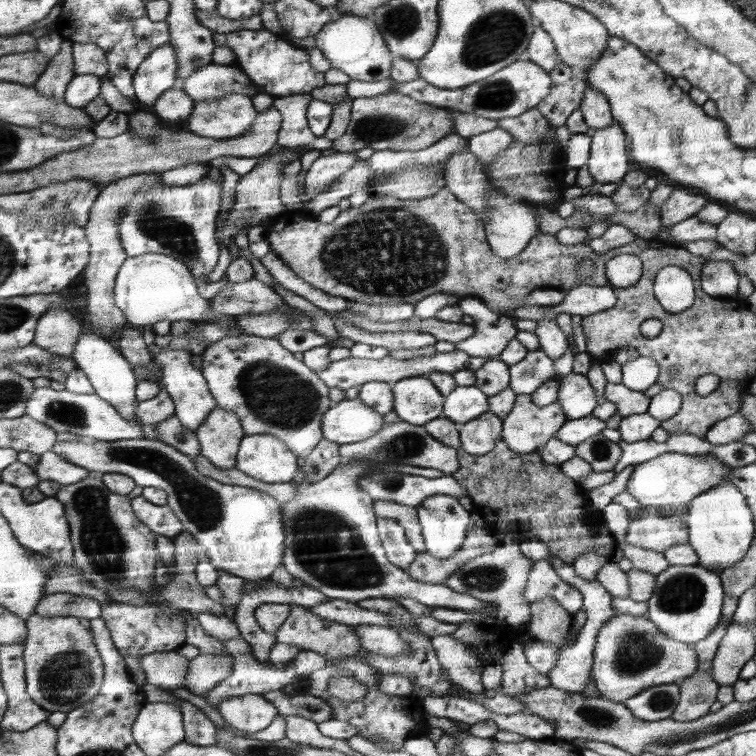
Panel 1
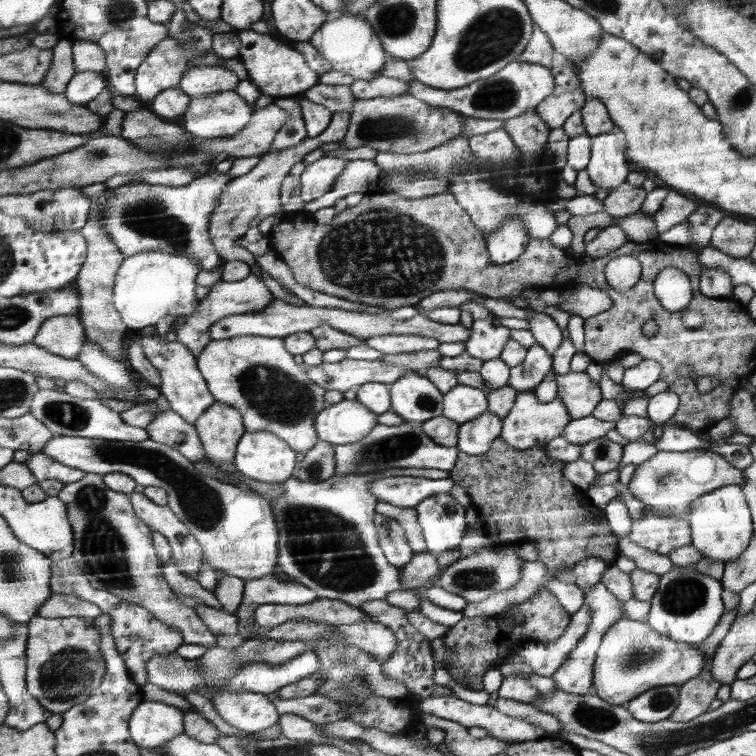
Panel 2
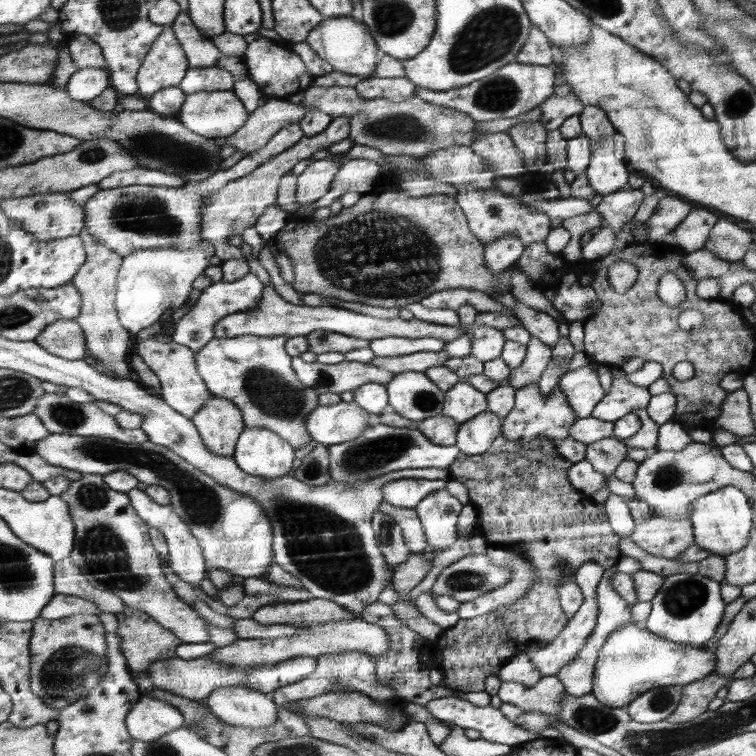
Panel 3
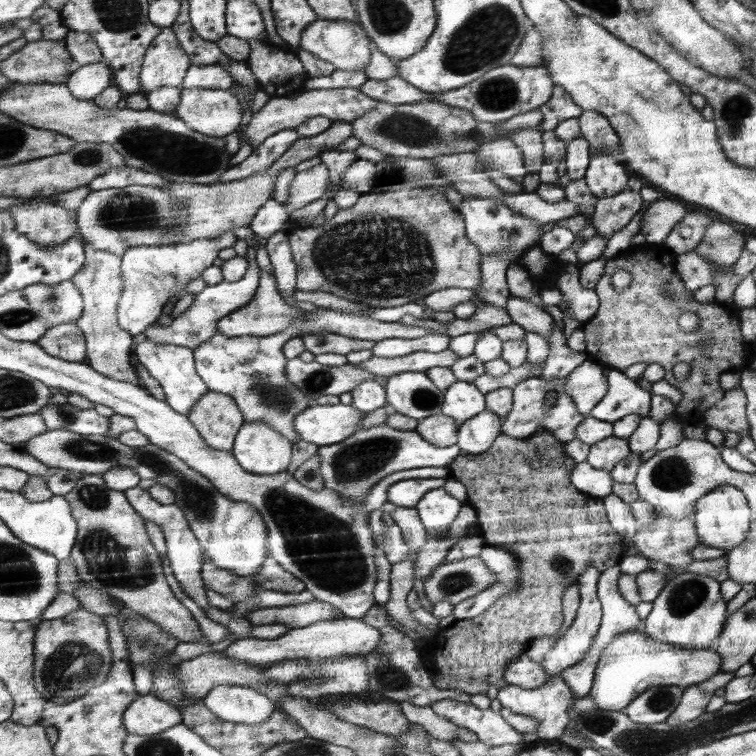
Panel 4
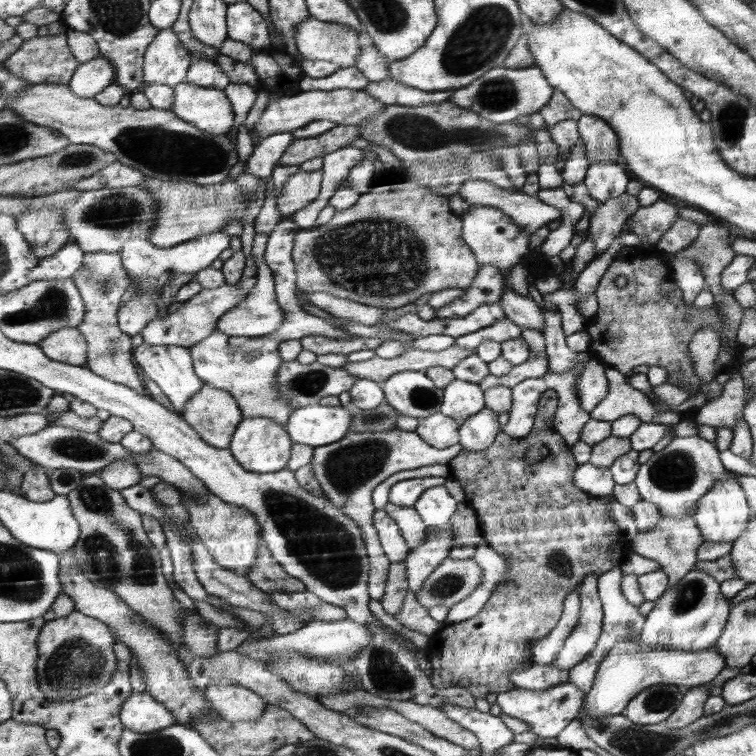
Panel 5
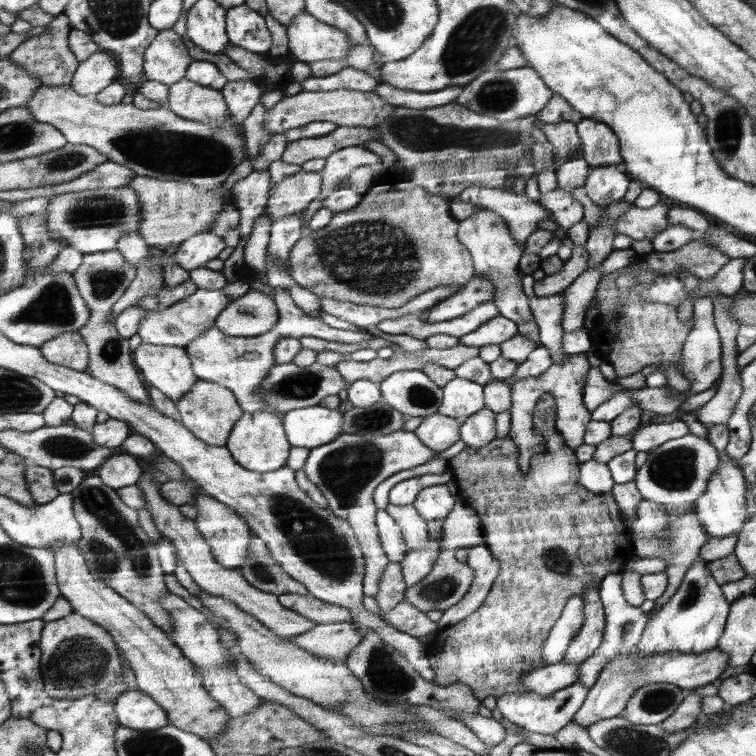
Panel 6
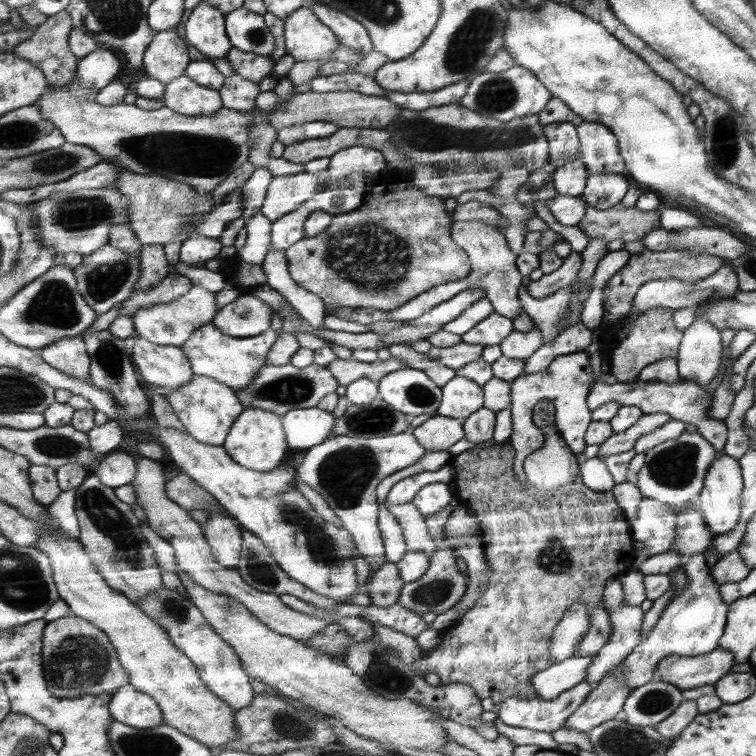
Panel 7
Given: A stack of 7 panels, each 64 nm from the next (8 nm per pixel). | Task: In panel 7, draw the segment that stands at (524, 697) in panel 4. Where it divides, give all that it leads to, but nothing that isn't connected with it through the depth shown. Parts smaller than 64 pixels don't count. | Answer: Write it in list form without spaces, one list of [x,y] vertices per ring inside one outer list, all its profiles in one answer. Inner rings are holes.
[[[583,681],[550,700],[538,695],[532,699],[510,697],[496,710],[497,718],[507,725],[552,733],[562,728],[568,716],[582,704],[593,687]]]

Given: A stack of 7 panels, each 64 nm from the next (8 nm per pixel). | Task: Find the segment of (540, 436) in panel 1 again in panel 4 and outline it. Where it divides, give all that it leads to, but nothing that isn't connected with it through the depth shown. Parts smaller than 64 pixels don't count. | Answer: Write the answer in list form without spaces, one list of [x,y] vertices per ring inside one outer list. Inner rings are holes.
[[[540,376],[524,378],[513,388],[513,406],[510,412],[504,417],[501,434],[514,437],[515,439],[526,439],[534,434],[543,434],[548,430],[548,434],[556,436],[558,440],[565,443],[576,438],[576,427],[580,426],[584,416],[575,408],[570,396],[565,392],[567,378],[558,378],[552,382],[546,382]],[[556,392],[556,401],[546,406],[546,394]]]

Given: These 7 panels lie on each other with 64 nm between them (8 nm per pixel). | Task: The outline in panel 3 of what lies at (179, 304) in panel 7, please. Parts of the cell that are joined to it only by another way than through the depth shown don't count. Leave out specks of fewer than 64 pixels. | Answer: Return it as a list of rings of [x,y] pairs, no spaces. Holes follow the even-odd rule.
[[[248,272],[246,276],[234,282],[220,280],[210,284],[201,292],[201,296],[194,307],[178,321],[171,335],[172,340],[200,352],[202,346],[208,344],[209,339],[213,338],[214,325],[219,319],[234,312],[250,310],[252,306],[258,304],[258,300],[262,298],[262,292],[264,292],[264,284],[252,272]]]

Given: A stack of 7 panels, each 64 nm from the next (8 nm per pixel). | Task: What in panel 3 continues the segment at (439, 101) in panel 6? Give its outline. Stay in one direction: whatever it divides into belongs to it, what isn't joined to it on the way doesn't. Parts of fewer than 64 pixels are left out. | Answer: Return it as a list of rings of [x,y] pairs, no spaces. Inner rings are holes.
[[[369,77],[353,86],[364,99],[385,98],[398,102],[416,96],[416,86],[404,78]]]

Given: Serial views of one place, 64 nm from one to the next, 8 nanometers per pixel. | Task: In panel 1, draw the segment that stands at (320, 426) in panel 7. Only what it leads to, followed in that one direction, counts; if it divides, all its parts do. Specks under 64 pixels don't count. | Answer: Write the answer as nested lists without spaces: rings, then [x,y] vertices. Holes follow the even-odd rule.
[[[360,398],[344,399],[340,403],[334,404],[322,418],[322,438],[339,445],[360,442],[374,436],[378,430],[382,430],[384,425],[384,416],[363,404]]]

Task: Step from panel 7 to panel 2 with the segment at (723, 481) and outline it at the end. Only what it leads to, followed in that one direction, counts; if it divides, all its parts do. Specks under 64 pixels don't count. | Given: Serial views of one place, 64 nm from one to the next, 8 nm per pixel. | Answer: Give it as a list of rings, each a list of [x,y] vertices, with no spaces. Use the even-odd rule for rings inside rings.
[[[727,484],[718,487],[692,501],[691,513],[685,516],[692,529],[692,544],[698,552],[702,552],[703,558],[718,560],[718,562],[730,562],[736,560],[742,552],[749,548],[753,539],[752,519],[748,510],[748,498],[740,485]]]

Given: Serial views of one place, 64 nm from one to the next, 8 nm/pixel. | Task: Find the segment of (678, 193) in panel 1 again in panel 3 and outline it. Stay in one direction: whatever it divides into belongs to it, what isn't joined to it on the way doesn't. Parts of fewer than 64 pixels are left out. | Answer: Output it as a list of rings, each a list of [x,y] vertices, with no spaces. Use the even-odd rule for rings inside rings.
[[[674,194],[662,198],[658,209],[646,222],[650,229],[648,244],[663,242],[666,234],[674,230],[695,209],[694,205]]]

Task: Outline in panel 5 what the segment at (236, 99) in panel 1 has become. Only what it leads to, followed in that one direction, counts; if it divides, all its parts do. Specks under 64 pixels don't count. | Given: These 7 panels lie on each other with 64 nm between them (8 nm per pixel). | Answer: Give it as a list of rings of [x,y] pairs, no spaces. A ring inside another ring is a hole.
[[[182,82],[175,87],[176,104],[172,108],[178,117],[189,121],[203,132],[212,135],[226,135],[234,126],[235,114],[230,99],[226,97],[223,89],[216,87],[203,87],[190,82]]]

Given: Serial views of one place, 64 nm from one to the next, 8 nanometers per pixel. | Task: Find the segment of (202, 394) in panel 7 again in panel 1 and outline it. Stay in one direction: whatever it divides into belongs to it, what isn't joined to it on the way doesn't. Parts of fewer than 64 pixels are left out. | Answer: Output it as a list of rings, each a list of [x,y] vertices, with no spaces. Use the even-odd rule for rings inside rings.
[[[218,407],[206,418],[197,433],[204,458],[222,470],[236,466],[236,456],[246,435],[239,416]]]

